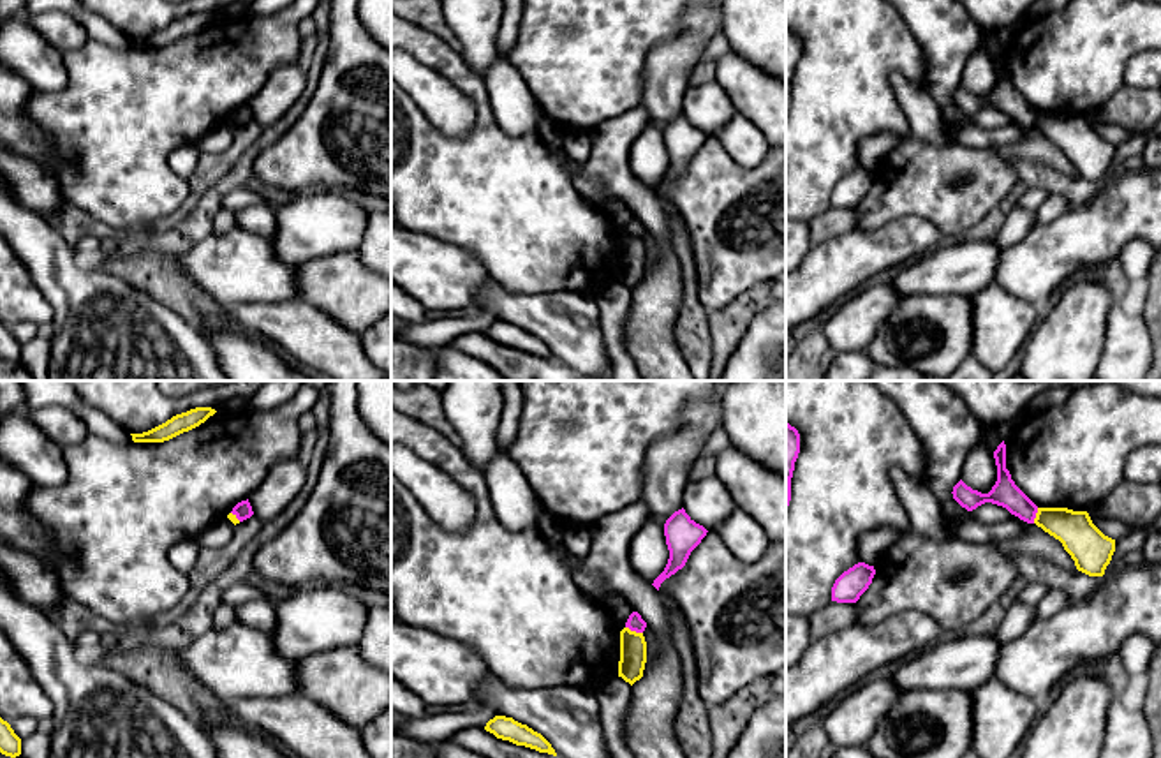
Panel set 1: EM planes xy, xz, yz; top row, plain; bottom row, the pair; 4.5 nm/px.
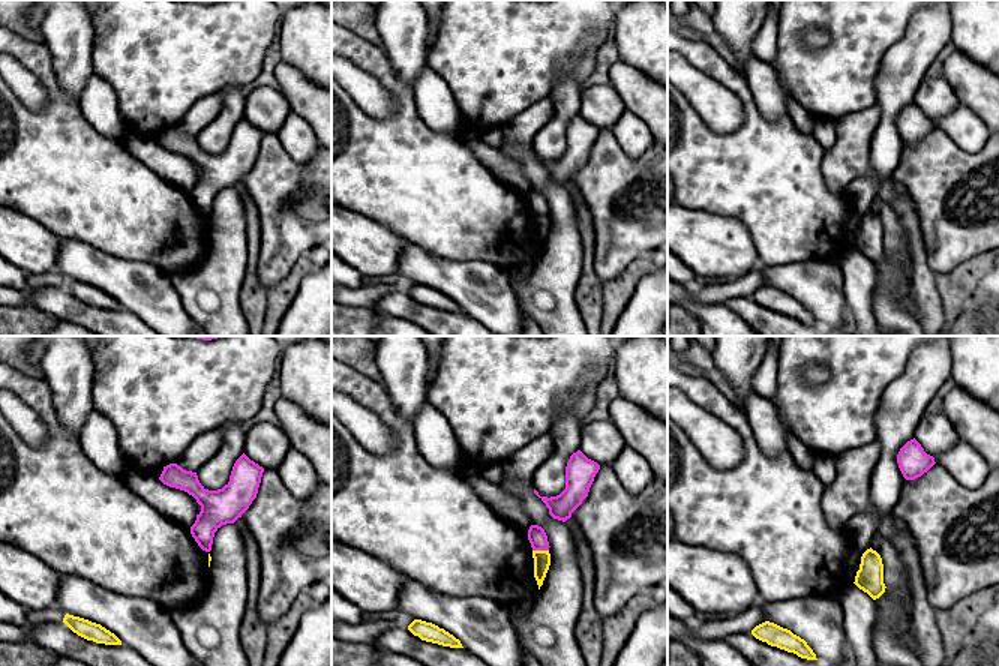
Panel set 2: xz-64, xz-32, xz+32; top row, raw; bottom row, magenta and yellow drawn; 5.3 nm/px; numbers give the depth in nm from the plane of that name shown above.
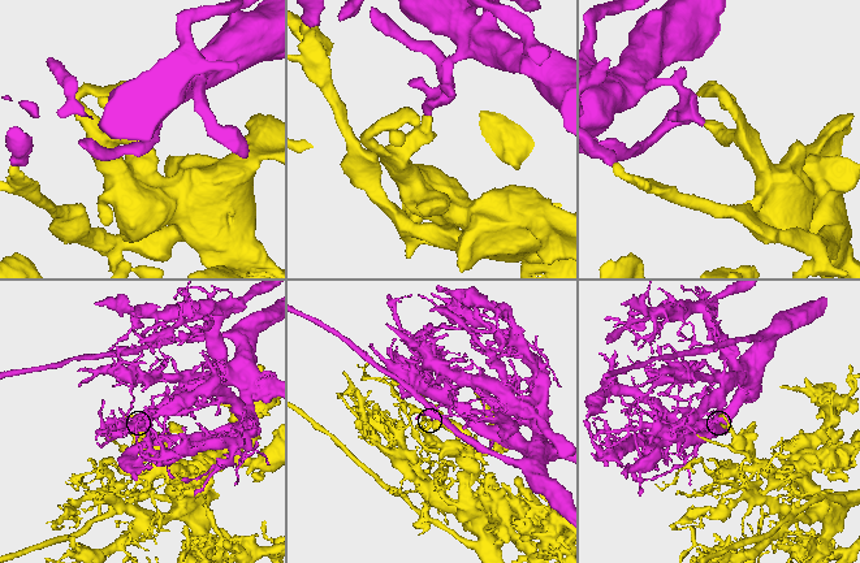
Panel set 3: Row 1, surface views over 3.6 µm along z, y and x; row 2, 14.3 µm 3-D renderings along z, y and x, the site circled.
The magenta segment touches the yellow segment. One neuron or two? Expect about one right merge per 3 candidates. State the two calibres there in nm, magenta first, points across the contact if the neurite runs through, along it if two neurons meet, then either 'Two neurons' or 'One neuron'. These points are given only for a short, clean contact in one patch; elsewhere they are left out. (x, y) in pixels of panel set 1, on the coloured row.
Thickness 80 nm (magenta) against 130 nm. Two neurons

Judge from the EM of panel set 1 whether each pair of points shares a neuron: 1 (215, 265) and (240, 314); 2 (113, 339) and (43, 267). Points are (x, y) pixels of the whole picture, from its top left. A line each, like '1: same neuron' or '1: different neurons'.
1: different neurons
2: same neuron

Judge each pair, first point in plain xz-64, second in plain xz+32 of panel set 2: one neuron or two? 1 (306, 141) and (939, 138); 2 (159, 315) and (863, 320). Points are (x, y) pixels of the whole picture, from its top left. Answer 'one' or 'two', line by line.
1: two
2: two

